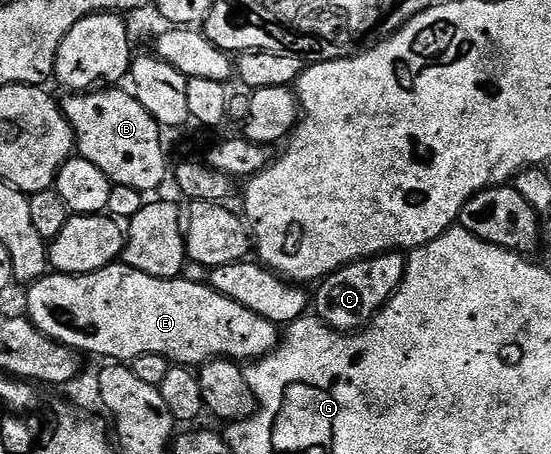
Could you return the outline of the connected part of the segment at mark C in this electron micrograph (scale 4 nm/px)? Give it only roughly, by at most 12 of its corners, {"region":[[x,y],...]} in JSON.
{"region":[[399,252],[355,261],[319,282],[314,313],[359,333],[404,278]]}

